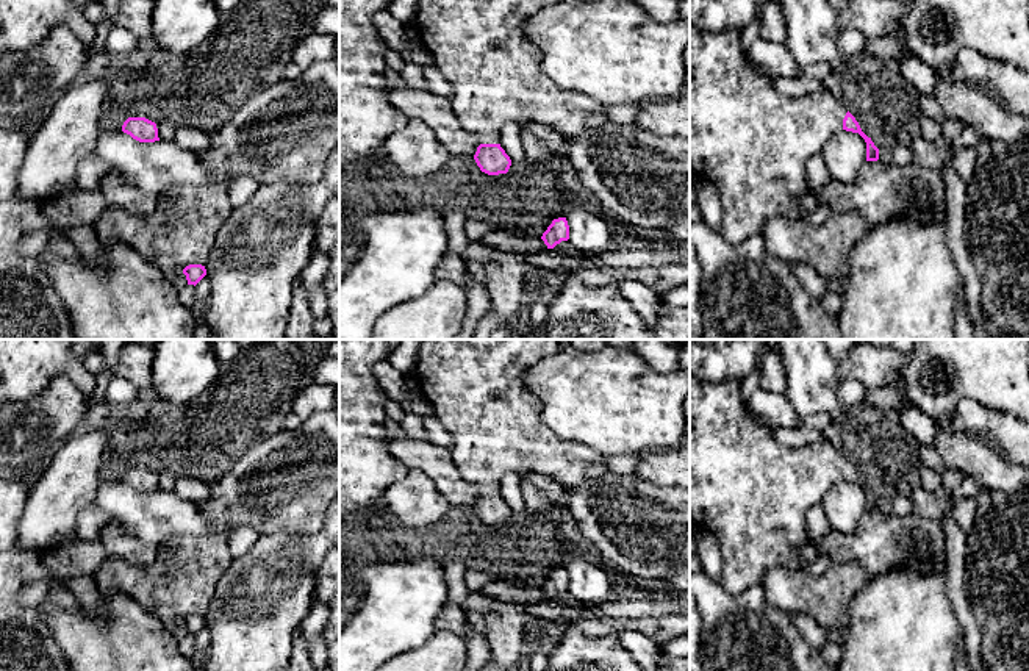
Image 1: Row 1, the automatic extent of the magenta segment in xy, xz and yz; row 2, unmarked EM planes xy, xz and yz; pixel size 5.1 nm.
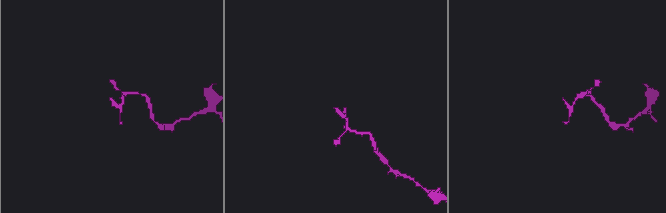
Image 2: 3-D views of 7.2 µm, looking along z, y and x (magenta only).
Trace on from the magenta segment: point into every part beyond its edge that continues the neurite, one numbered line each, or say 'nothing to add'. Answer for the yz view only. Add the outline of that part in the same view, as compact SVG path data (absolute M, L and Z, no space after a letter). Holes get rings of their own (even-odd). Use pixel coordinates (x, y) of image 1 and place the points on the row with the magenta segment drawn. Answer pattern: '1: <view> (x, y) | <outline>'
1: yz (752, 143) | M690 25L690 169L697 178L712 181L721 199L719 231L729 244L740 244L760 233L773 217L807 219L798 200L810 192L807 161L843 130L848 113L843 102L821 88L802 97L787 97L771 86L769 77L751 63L741 42L743 30L699 31Z

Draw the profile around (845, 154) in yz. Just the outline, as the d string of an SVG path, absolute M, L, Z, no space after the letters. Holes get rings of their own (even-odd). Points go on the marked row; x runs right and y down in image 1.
M841 130L821 150L830 178L852 185L866 163L866 142L859 133Z

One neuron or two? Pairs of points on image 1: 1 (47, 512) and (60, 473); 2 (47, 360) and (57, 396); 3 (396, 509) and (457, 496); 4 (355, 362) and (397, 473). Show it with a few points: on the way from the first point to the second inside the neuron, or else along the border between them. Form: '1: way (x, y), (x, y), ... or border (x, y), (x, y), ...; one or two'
1: way (53, 502), (60, 491), (60, 482); one
2: border (55, 377), (38, 396), (22, 402); two
3: border (421, 471), (451, 505); two
4: way (355, 390), (355, 432), (369, 446); one

